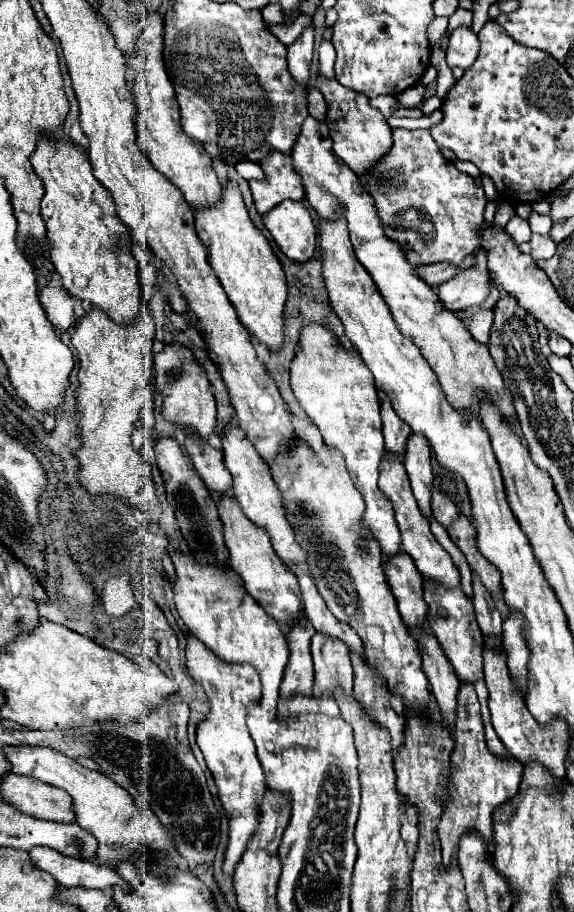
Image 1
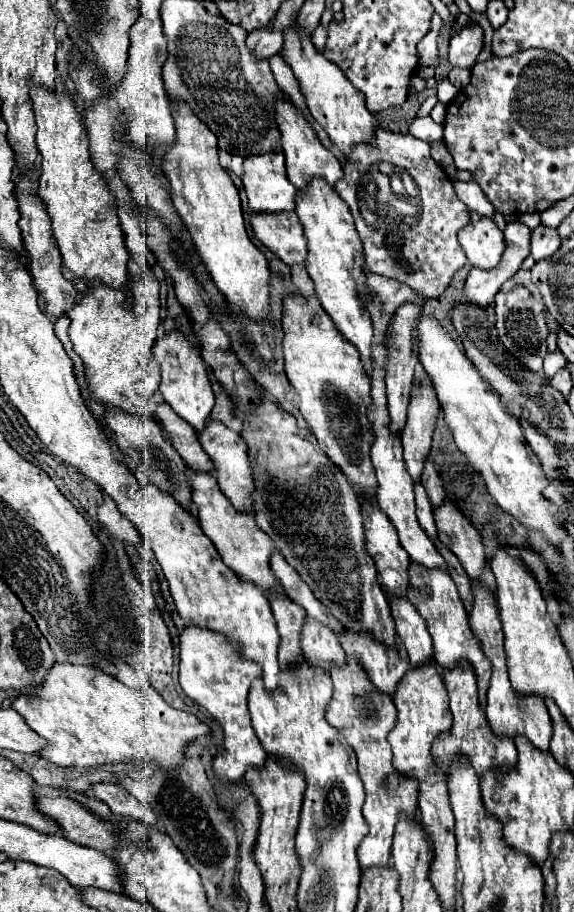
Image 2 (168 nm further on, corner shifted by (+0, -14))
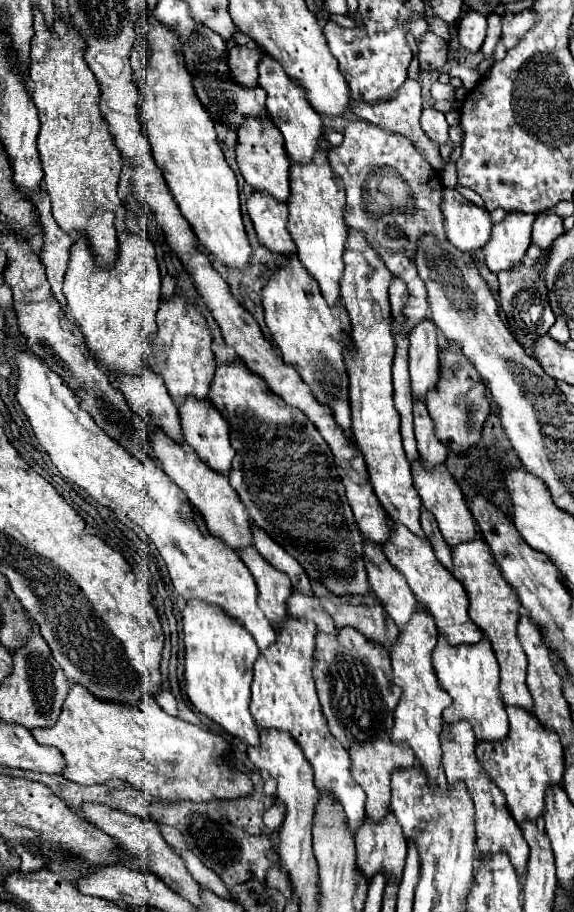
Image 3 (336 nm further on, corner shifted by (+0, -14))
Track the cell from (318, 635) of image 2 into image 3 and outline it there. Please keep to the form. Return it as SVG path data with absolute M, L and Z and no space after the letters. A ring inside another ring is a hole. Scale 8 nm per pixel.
M295 590L295 596L291 596L291 616L297 620L311 620L311 622L315 622L317 630L335 634L335 626L333 626L331 618L327 618L327 612L319 606L319 600L303 598L303 594L299 594L297 590Z

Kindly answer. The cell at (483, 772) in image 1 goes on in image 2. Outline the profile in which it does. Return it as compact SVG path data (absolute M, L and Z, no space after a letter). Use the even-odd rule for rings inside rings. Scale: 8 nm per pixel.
M459 662L459 666L455 666L455 670L445 672L443 680L445 680L445 686L449 692L449 700L451 700L453 726L447 734L439 734L439 738L435 740L435 746L433 746L433 756L437 758L441 768L447 772L455 754L465 754L477 774L483 774L489 768L499 768L503 764L515 766L517 764L515 742L511 742L511 738L507 738L507 742L499 742L499 738L495 738L495 734L491 734L491 726L487 726L487 716L481 710L479 700L477 700L475 670L471 670L471 666L467 666L467 662Z

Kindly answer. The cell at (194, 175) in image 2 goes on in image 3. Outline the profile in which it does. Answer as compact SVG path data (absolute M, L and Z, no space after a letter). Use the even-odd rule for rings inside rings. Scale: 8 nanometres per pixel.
M155 24L149 26L147 40L153 48L147 66L143 66L141 80L143 98L139 102L139 116L143 134L151 142L155 162L163 170L167 186L195 236L211 252L215 262L245 270L251 264L251 246L241 218L237 178L225 162L213 120L199 106L195 90L191 90L191 76L183 66L183 54L179 54L175 34L167 26Z

